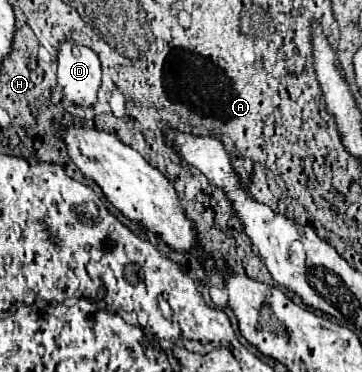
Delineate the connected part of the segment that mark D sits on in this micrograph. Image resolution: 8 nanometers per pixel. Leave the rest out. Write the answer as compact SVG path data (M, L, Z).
M72 40L58 44L58 84L68 102L92 106L96 102L100 78L100 60L92 48Z

